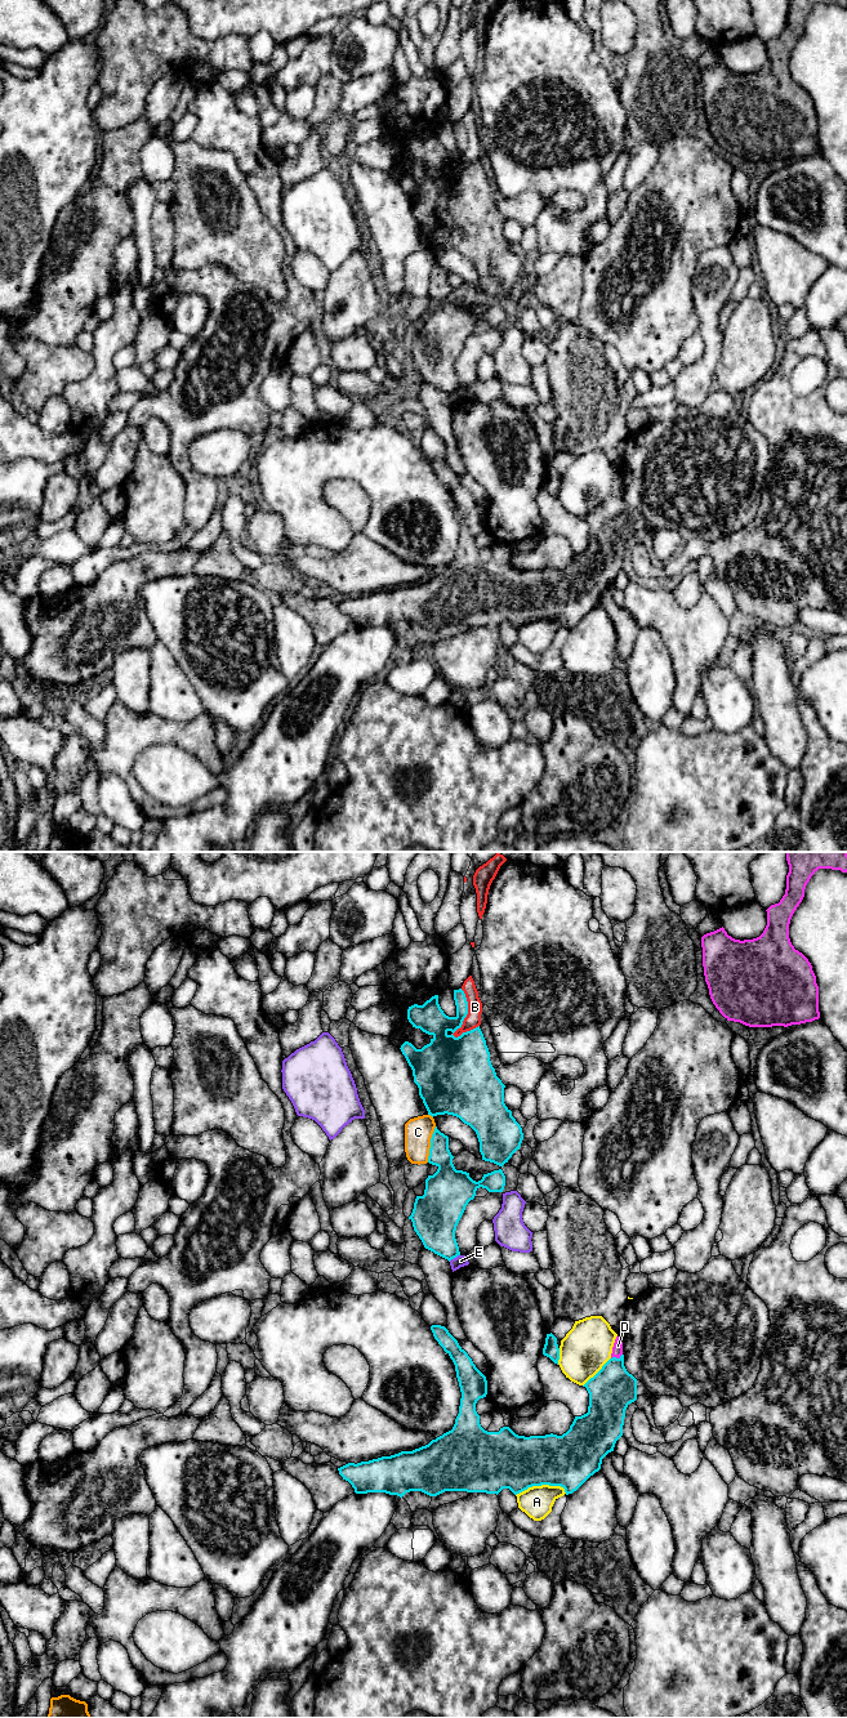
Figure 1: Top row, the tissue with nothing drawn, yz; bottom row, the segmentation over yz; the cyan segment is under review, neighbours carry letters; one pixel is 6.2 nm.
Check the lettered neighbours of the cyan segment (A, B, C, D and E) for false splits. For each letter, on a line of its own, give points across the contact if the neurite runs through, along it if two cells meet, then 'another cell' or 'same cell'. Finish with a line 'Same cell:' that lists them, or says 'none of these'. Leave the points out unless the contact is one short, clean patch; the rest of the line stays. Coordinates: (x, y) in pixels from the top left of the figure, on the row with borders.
A: another cell
B: another cell
C: another cell
D: runs through yz (613, 1388), (615, 1357), (618, 1346); same cell
E: another cell
Same cell: D

